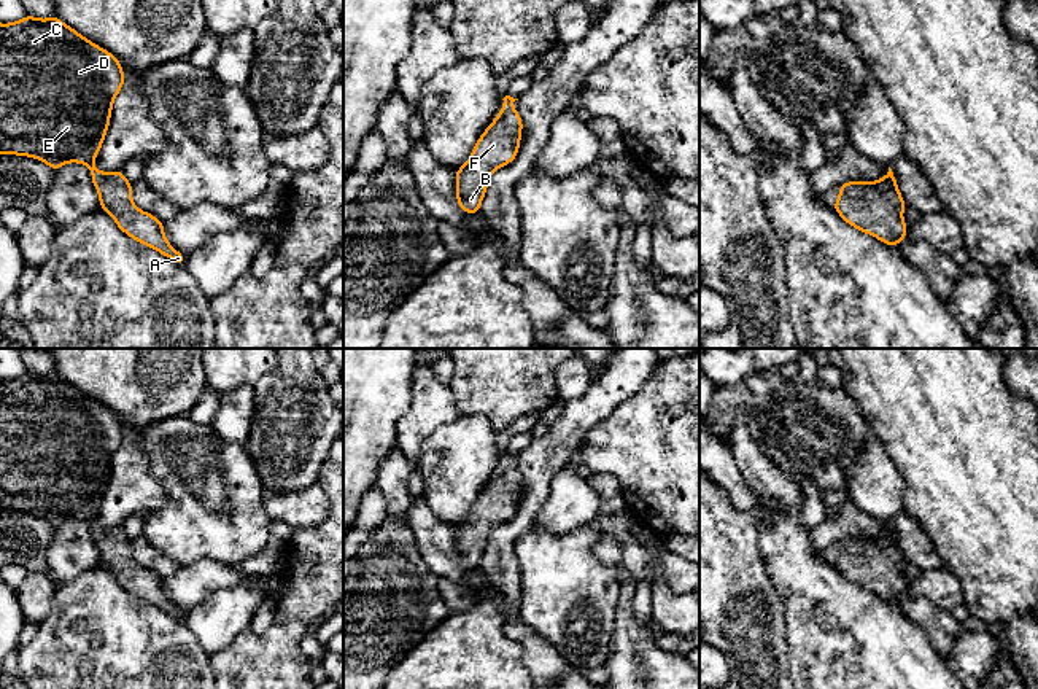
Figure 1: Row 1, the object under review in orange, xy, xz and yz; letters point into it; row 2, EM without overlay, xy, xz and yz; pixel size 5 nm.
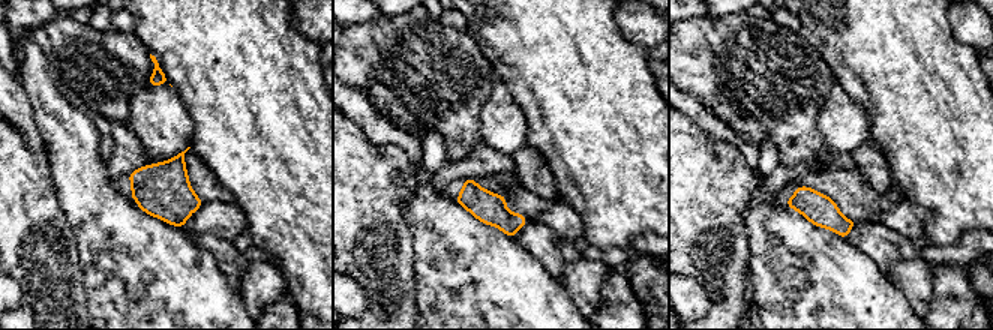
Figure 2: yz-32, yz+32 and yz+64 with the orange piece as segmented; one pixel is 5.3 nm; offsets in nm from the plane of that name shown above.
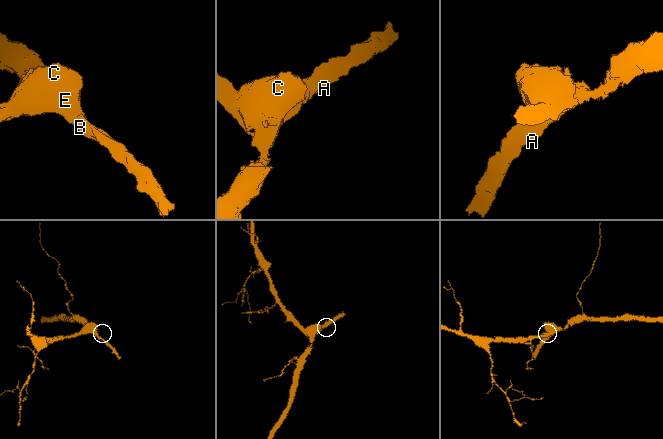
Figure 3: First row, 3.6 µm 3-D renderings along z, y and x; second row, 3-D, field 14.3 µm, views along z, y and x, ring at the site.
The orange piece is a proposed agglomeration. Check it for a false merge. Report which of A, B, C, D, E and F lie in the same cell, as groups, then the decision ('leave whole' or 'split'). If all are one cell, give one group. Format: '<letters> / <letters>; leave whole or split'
A B C D E F; leave whole

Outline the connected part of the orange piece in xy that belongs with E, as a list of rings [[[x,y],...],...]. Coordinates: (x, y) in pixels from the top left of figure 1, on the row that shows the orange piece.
[[[27,14],[22,21],[0,24],[0,154],[30,156],[46,162],[52,170],[67,162],[86,164],[91,169],[100,207],[114,218],[118,228],[140,243],[157,250],[175,263],[184,264],[186,256],[180,255],[165,240],[164,224],[134,204],[132,185],[124,173],[121,170],[103,173],[94,165],[108,130],[113,100],[124,81],[121,64],[113,54],[79,35],[57,16],[38,19]]]

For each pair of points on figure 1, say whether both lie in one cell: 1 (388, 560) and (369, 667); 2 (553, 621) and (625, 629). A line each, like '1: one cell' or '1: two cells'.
1: one cell
2: two cells

